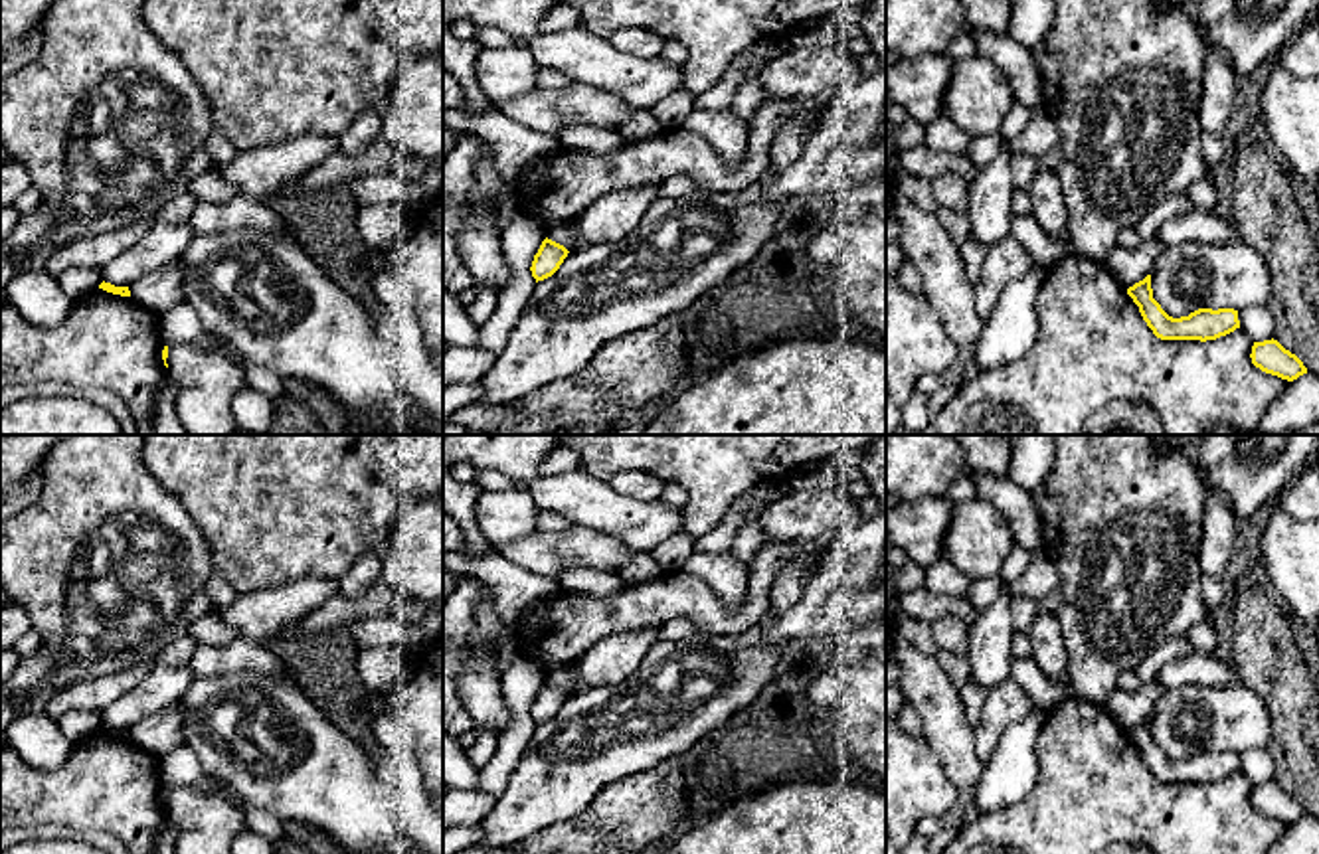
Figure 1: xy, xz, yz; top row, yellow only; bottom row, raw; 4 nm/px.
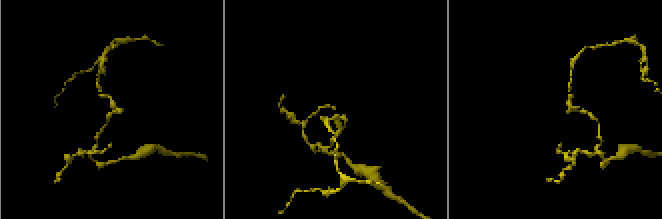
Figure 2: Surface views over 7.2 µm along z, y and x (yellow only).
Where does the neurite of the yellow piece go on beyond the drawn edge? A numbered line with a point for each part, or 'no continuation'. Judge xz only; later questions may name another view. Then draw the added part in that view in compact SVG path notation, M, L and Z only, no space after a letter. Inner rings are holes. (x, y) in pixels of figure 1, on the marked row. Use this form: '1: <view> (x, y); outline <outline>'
no continuation

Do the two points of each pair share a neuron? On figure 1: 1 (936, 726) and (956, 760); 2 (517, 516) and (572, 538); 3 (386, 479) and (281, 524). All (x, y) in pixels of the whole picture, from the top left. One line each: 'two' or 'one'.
1: one
2: two
3: one

